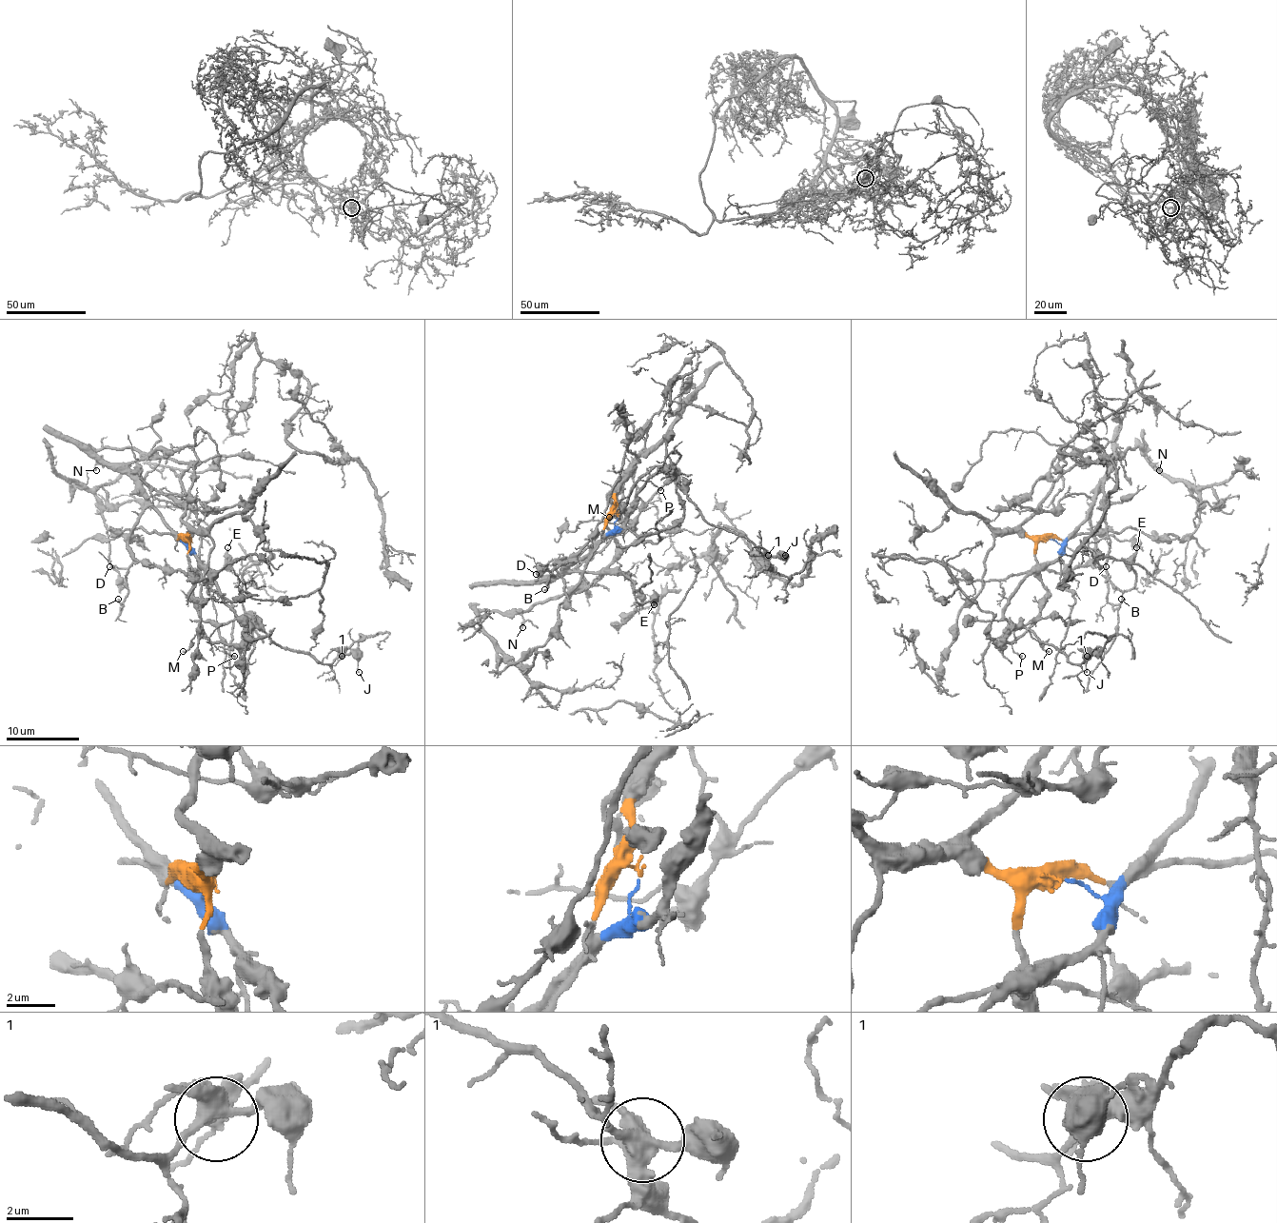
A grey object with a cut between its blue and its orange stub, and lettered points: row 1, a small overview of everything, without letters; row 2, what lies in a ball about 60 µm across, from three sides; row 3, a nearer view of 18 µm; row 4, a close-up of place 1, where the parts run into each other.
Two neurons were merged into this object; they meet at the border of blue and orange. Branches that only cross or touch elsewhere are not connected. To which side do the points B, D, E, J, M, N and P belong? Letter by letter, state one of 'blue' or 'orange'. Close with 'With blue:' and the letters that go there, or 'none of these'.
B: blue
D: blue
E: blue
J: blue
M: orange
N: orange
P: orange
With blue: B, D, E, J

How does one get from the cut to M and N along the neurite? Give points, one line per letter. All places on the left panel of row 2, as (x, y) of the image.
M: (191, 538), (187, 555), (200, 629), (191, 645), (182, 651)
N: (191, 538), (182, 520), (186, 492), (180, 476), (189, 463), (104, 446), (96, 452), (96, 470)

